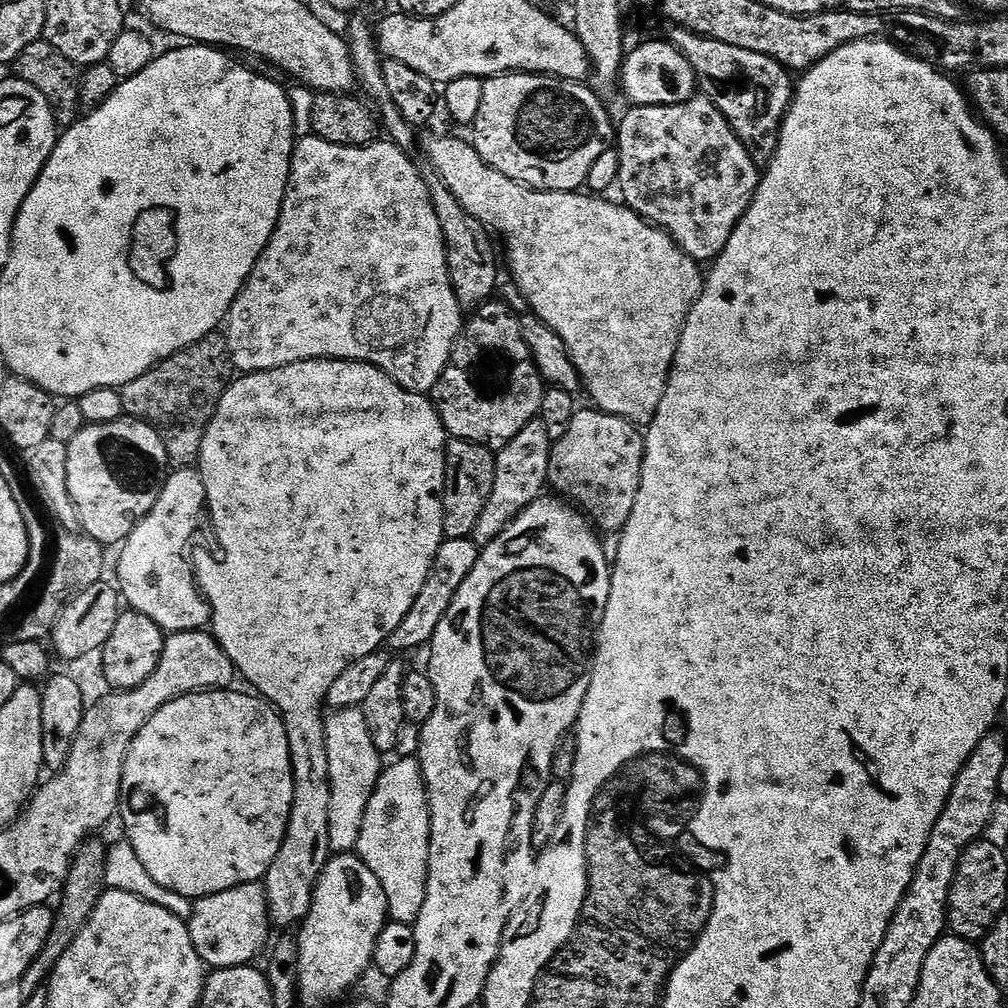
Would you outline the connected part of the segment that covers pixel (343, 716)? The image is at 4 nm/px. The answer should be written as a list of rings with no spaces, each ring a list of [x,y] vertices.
[[[345,706],[337,708],[326,719],[323,736],[328,747],[328,769],[332,779],[330,806],[328,807],[328,839],[355,842],[362,830],[362,818],[372,797],[372,791],[380,777],[382,753],[376,747],[368,717],[363,707]]]

